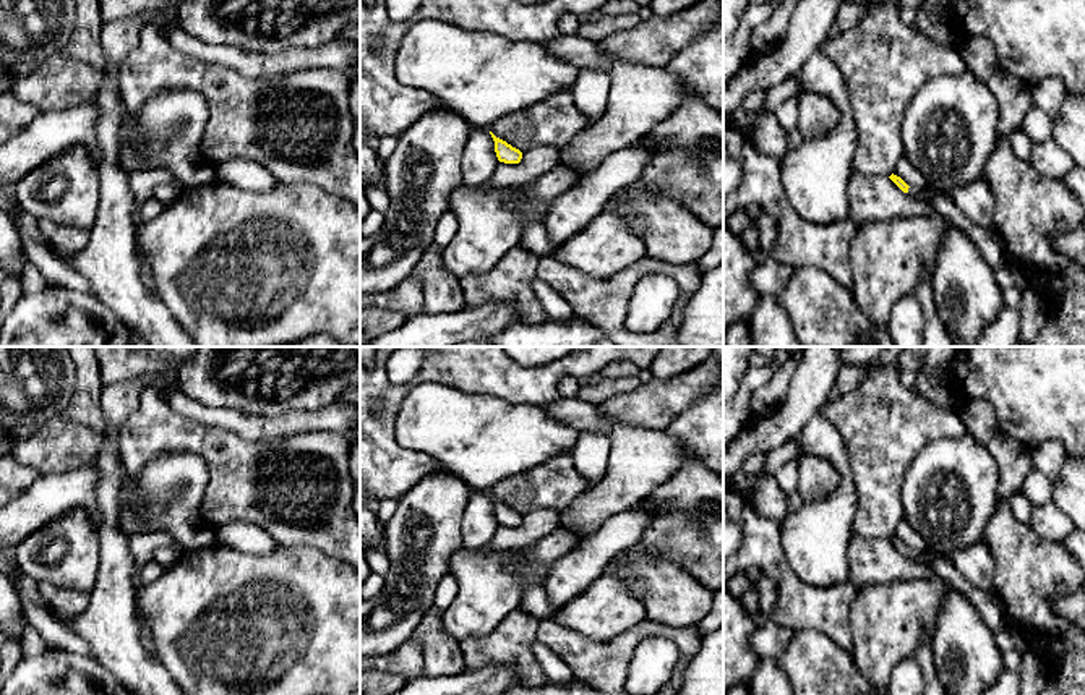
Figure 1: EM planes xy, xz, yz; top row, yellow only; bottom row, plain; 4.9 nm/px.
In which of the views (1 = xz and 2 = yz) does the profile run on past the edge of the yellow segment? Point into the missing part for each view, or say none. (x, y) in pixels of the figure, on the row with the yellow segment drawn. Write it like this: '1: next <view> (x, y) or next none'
1: next none
2: next yz (990, 243)

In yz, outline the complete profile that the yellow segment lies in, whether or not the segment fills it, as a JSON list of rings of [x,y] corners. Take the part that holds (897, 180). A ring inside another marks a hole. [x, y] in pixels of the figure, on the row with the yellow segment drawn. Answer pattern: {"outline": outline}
{"outline": [[[889,177],[903,193],[929,206],[936,211],[946,222],[963,228],[968,232],[970,238],[978,246],[981,256],[993,266],[1007,266],[1007,253],[1001,235],[996,230],[986,230],[973,224],[952,201],[949,193],[936,190],[934,186],[926,186],[923,190],[908,186],[900,177]]]}

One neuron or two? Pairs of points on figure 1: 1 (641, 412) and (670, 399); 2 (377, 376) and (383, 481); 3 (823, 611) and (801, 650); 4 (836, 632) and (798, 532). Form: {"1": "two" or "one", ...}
{"1": "one", "2": "one", "3": "two", "4": "two"}

